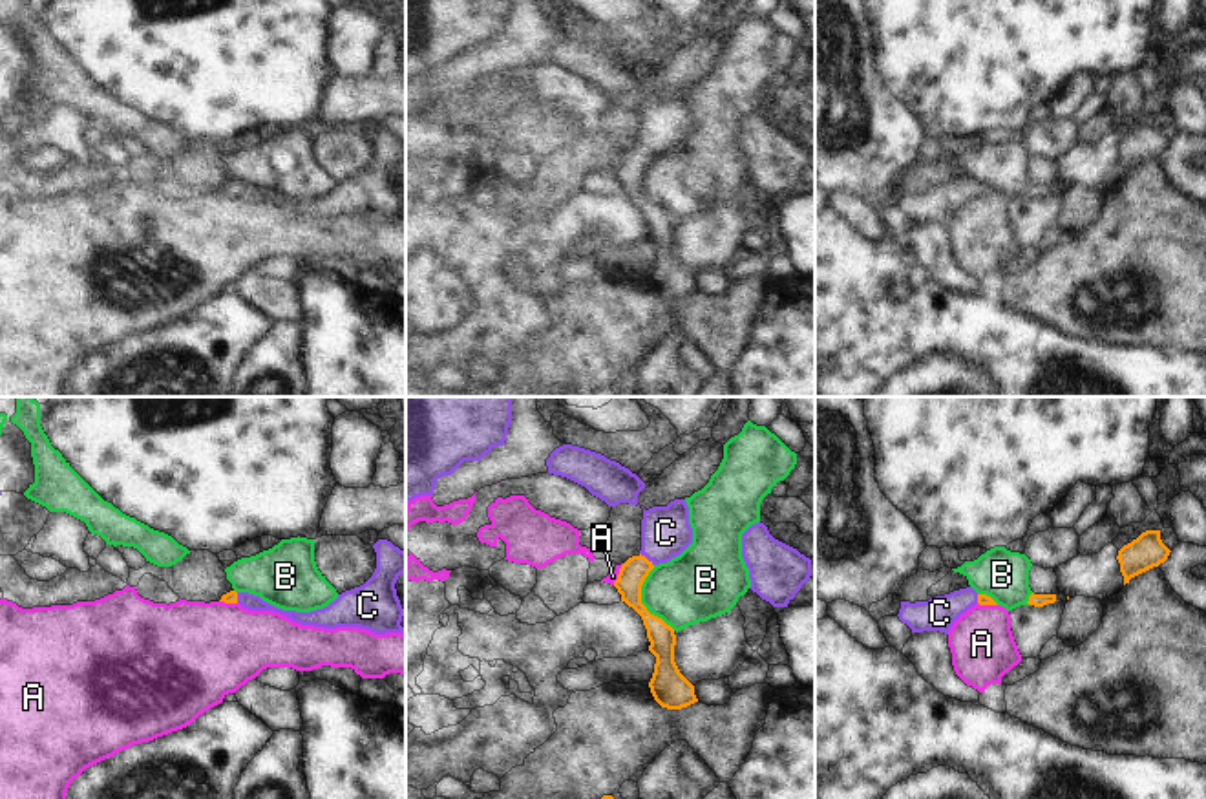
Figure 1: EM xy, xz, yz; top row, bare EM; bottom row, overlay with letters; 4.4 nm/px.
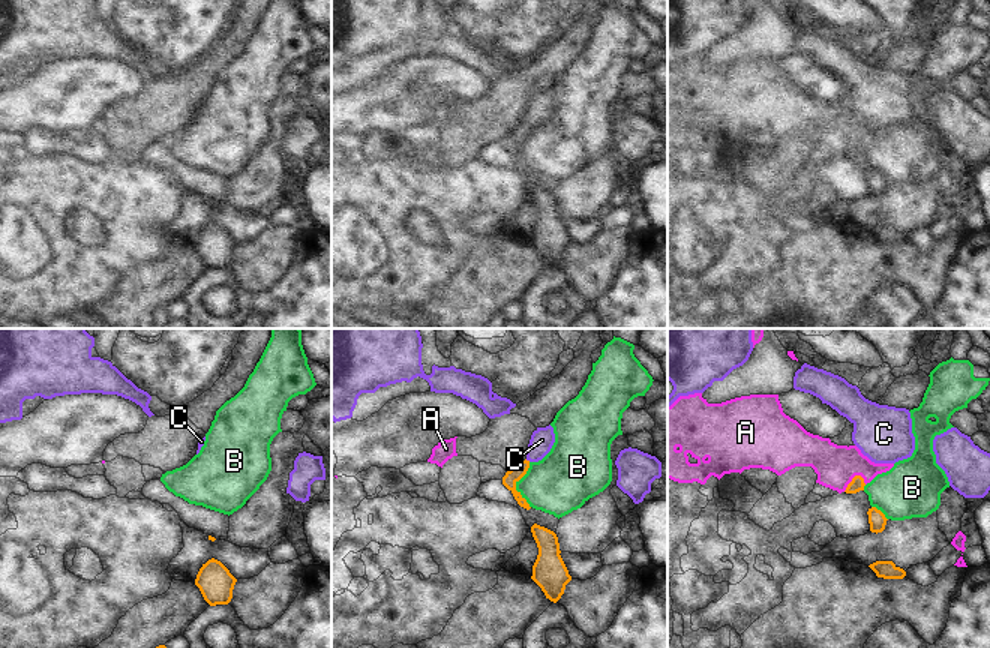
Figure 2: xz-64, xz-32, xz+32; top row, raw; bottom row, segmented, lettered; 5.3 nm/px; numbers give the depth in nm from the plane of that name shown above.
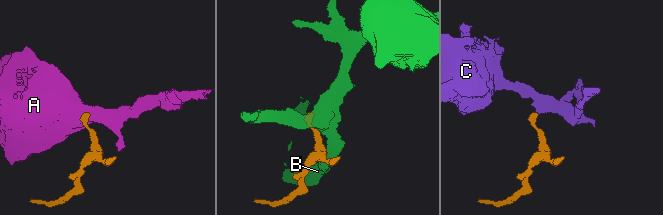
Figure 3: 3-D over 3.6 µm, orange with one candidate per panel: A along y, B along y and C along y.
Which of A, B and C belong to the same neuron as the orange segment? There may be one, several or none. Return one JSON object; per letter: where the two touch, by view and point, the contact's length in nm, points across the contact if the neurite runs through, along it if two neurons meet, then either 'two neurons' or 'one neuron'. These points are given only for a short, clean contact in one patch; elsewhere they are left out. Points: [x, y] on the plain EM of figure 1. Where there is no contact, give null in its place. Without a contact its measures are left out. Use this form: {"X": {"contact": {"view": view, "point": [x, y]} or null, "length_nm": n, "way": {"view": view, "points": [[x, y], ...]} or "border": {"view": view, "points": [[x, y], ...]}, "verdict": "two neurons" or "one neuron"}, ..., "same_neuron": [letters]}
{"A": {"contact": {"view": "xz", "point": [618, 165]}, "length_nm": 110, "border": {"view": "xz", "points": [[624, 154], [613, 174]]}, "verdict": "two neurons"}, "B": {"contact": {"view": "xz", "point": [640, 192]}, "length_nm": 300, "border": {"view": "xz", "points": [[653, 156], [642, 176], [642, 194], [675, 220]]}, "verdict": "two neurons"}, "C": {"contact": {"view": "xz", "point": [647, 150]}, "length_nm": 90, "way": {"view": "xz", "points": [[633, 163], [647, 150], [666, 123]]}, "verdict": "one neuron"}, "same_neuron": ["C"]}

